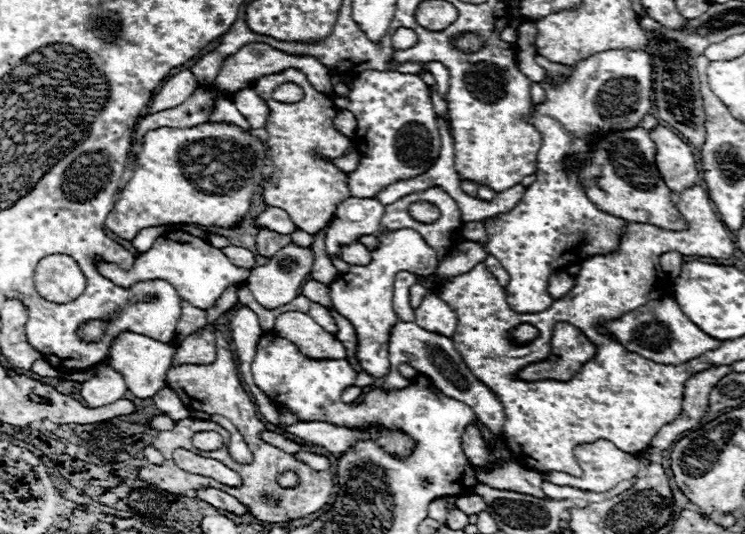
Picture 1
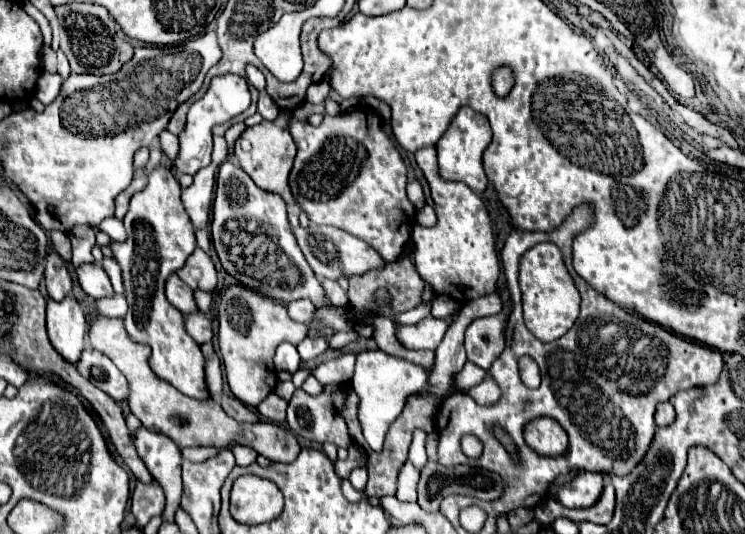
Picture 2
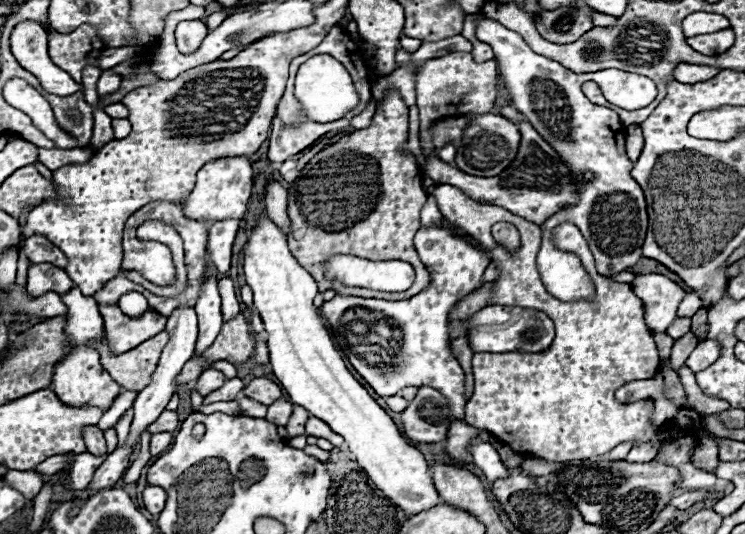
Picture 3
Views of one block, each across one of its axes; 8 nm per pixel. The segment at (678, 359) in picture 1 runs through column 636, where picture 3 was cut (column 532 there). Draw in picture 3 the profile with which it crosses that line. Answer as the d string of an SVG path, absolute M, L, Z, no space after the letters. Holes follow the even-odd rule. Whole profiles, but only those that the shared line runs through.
M488 306L474 314L468 320L468 338L474 352L544 352L550 348L554 340L554 322L534 308L518 308L518 306ZM538 314L538 328L536 328Z

